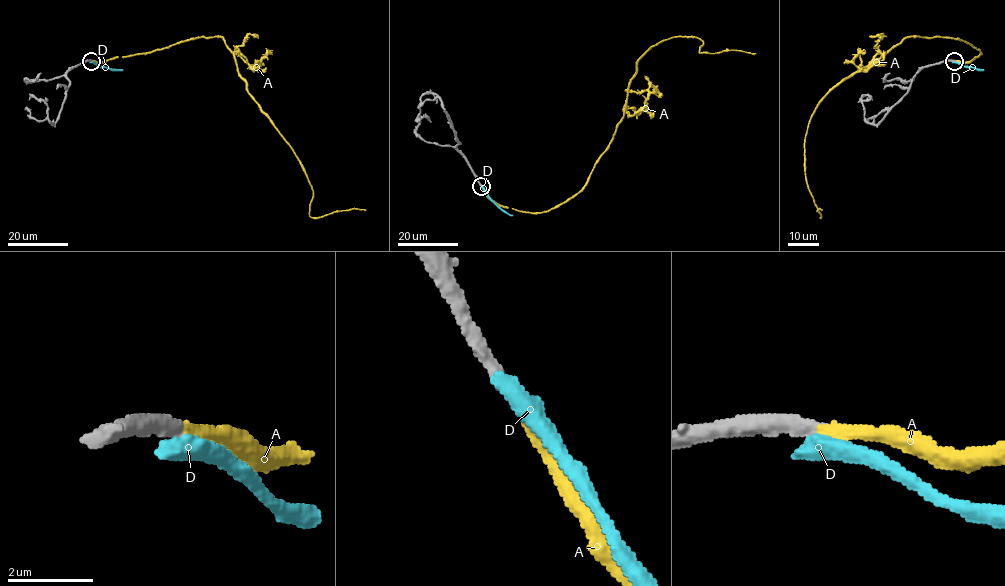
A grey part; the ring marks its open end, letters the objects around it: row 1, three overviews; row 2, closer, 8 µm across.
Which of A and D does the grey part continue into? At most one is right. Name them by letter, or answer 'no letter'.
A

